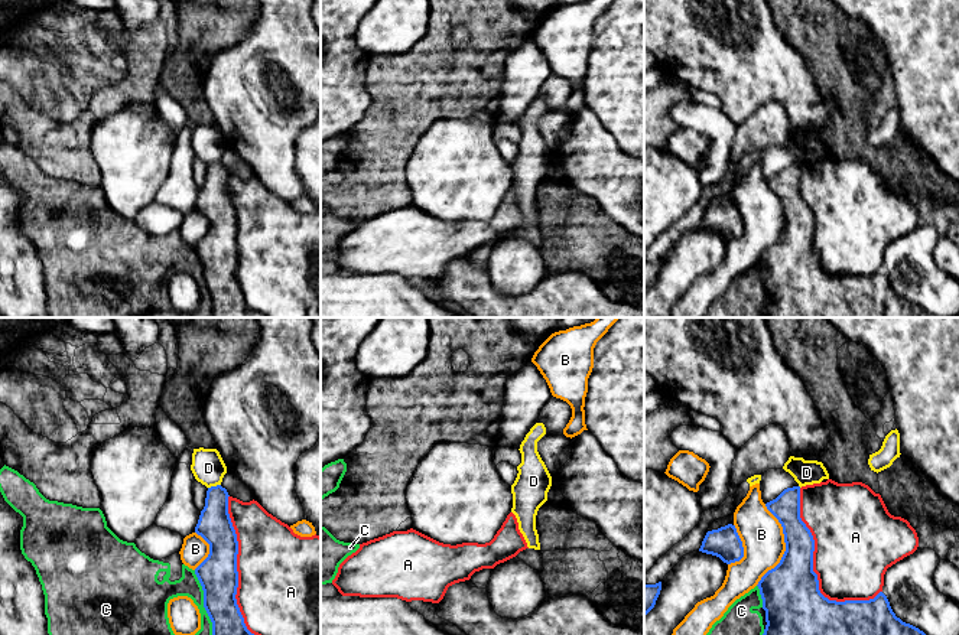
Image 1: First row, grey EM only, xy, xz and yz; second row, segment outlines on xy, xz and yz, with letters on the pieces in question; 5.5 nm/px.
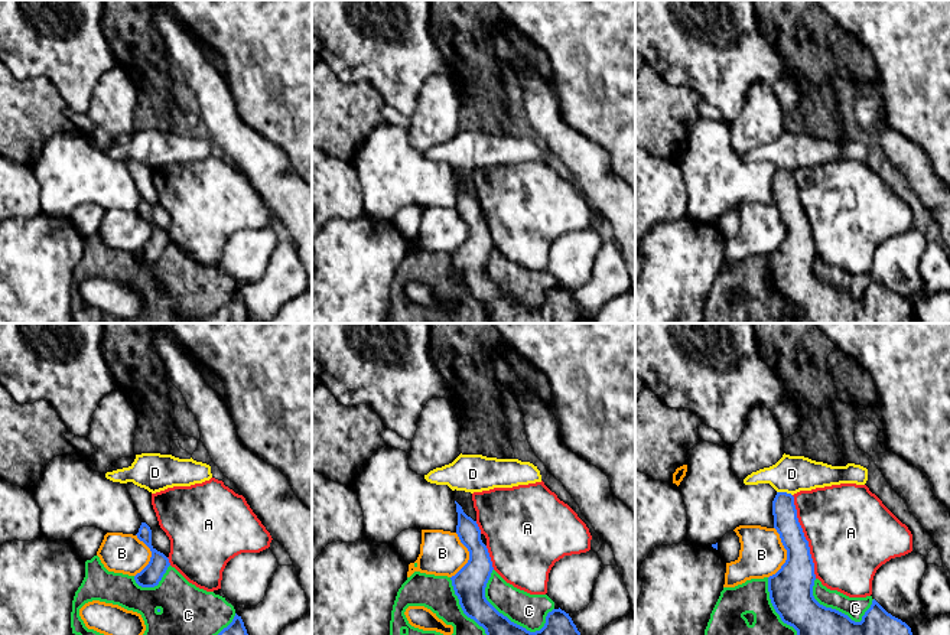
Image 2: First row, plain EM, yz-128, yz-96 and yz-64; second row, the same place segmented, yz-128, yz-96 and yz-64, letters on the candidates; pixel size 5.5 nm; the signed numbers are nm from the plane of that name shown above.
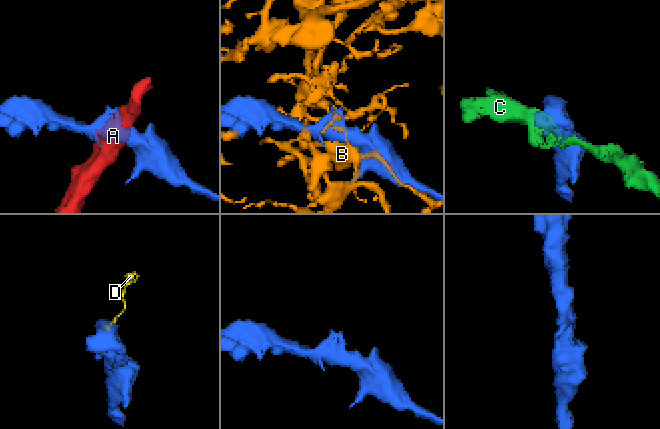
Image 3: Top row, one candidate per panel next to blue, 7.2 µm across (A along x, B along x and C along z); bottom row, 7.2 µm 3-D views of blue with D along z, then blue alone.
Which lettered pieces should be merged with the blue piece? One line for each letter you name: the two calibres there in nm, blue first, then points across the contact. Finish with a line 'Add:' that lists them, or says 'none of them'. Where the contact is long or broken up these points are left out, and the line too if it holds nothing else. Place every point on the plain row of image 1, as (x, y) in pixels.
Add: none of them

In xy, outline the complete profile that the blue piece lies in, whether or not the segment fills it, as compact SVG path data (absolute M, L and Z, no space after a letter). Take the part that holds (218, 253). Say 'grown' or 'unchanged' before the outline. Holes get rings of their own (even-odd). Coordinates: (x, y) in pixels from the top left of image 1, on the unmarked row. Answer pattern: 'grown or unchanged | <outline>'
unchanged | M221 162L207 167L195 209L209 221L209 231L195 245L195 251L212 299L212 318L266 318L247 306L237 281L238 218L228 190L228 173Z

